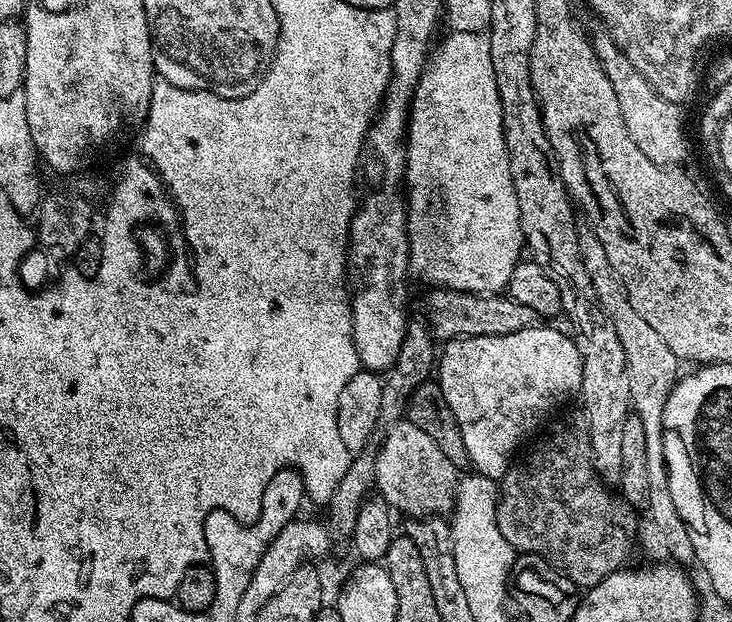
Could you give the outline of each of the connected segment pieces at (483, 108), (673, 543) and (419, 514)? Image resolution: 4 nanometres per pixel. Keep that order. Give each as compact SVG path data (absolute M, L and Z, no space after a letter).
M487 31L447 33L444 41L435 45L429 55L428 63L412 95L412 106L408 118L408 134L406 147L408 149L408 167L404 169L404 184L406 185L406 207L408 210L408 271L427 286L437 288L453 288L459 292L483 292L485 294L500 294L505 291L510 282L510 274L514 274L516 265L521 263L520 248L525 247L522 218L518 210L518 194L514 190L514 182L510 174L510 158L504 137L504 115L502 102L498 96L498 82L494 76L494 62L490 56L490 38Z
M590 230L580 233L580 249L582 262L586 262L586 274L590 274L590 283L594 285L594 294L598 294L604 313L610 318L614 330L618 330L618 342L622 342L622 350L626 350L626 370L630 374L631 411L642 418L642 426L646 426L646 467L650 481L650 502L646 509L648 520L664 547L665 557L671 558L681 566L691 565L695 561L694 542L690 538L690 529L678 514L678 506L674 506L674 498L670 494L668 481L668 463L664 457L664 411L670 398L672 388L678 379L678 361L676 355L662 342L662 337L638 315L638 310L630 306L630 298L626 294L626 286L622 286L622 278L610 266L610 258L606 258L606 250L602 250L602 242Z
M406 418L391 425L384 436L384 445L374 452L375 491L397 513L408 512L412 518L427 518L451 513L456 503L458 470L438 450L438 445L423 430L418 430Z

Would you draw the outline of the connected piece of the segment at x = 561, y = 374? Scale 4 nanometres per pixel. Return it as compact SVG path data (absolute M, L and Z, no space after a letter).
M533 326L514 334L501 336L465 336L462 340L447 341L438 352L438 383L440 395L462 430L466 442L468 463L479 475L494 481L503 480L516 447L555 410L559 404L575 397L582 386L582 358L578 346L567 331Z

